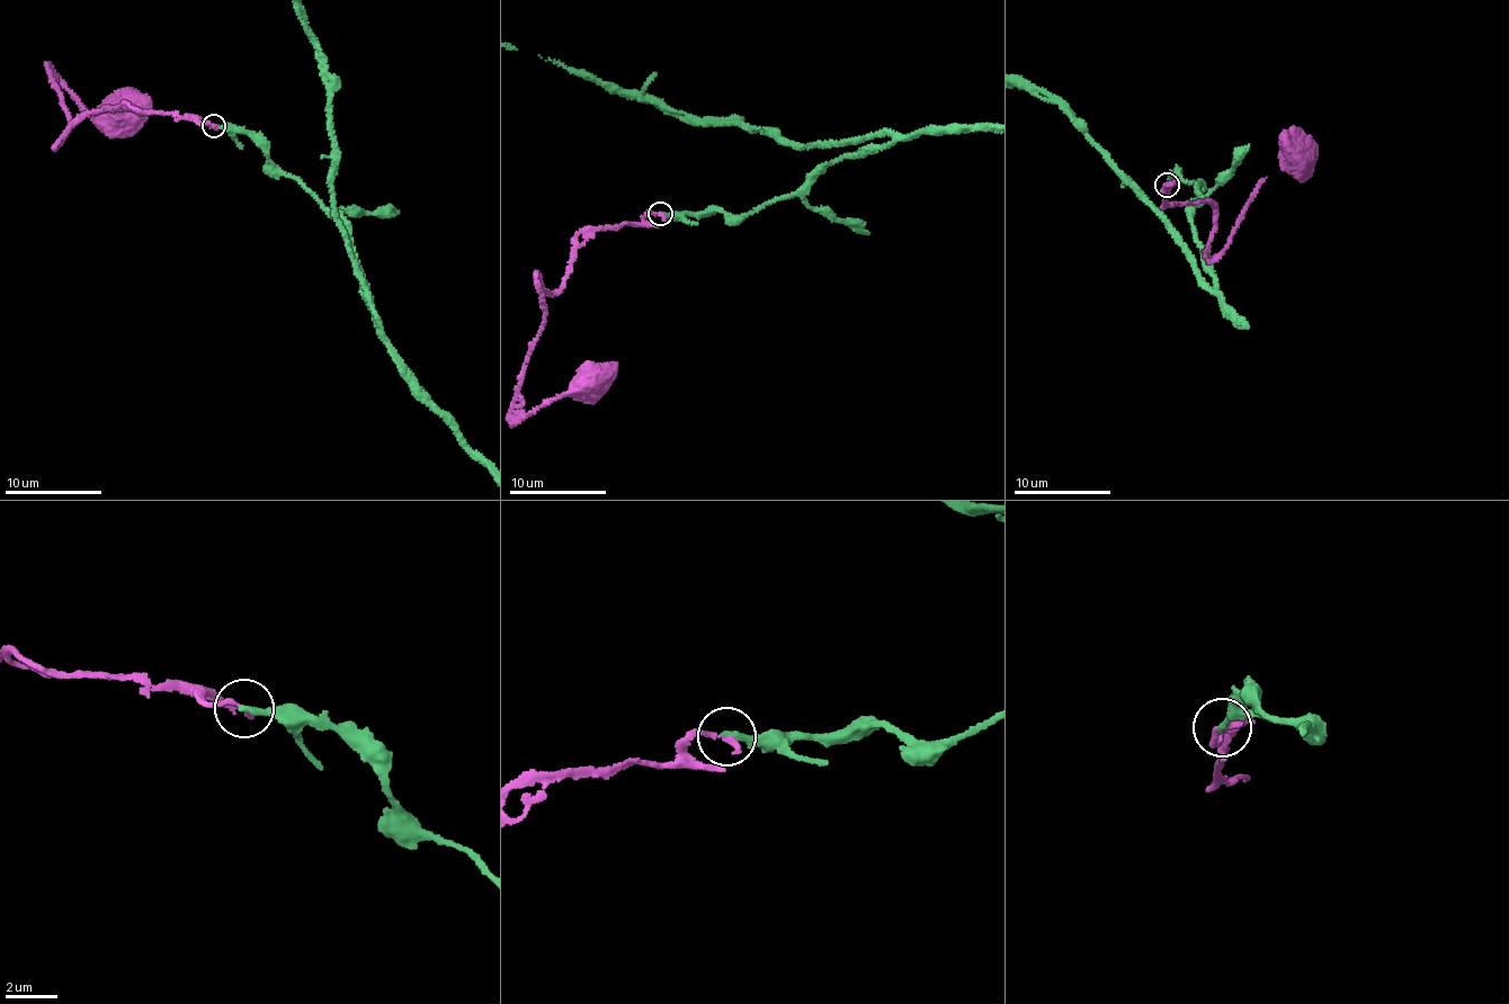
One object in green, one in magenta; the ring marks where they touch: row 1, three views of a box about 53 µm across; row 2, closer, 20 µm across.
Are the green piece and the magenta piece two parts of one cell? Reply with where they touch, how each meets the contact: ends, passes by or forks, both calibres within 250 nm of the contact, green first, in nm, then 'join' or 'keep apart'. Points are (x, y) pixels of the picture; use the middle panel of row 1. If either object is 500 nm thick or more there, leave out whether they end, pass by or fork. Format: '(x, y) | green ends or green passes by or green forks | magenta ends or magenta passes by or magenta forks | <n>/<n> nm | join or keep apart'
(660, 214) | green ends | magenta ends | 240/240 nm | keep apart

